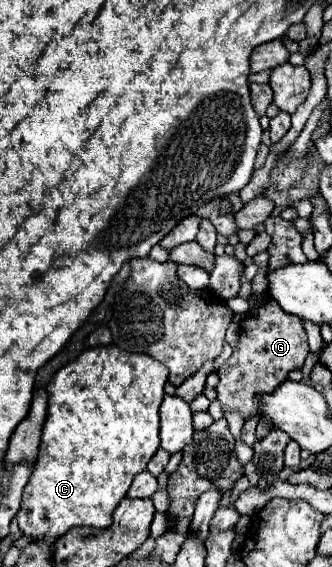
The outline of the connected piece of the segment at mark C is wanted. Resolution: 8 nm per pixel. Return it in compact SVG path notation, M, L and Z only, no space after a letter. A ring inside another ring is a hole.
M114 344L110 346L96 346L96 348L88 348L84 350L76 360L68 362L64 368L60 368L50 384L48 384L48 418L46 418L46 424L44 424L44 430L42 430L42 444L40 444L40 450L38 450L38 458L36 458L36 464L34 464L34 472L24 488L24 494L22 494L22 506L20 506L20 512L18 512L18 524L20 524L20 530L24 536L30 536L36 544L44 544L48 550L52 548L52 544L56 542L56 538L60 538L62 534L66 534L70 528L76 528L76 526L92 526L92 528L108 528L112 524L112 514L116 510L116 506L120 504L120 500L126 496L134 476L142 470L146 470L146 464L148 460L156 454L156 450L160 448L160 434L158 434L158 408L160 408L160 402L162 402L162 396L164 396L164 384L166 384L166 378L168 378L168 368L156 360L152 360L150 356L144 356L144 354L130 354L130 352L124 352L120 348L116 348Z

